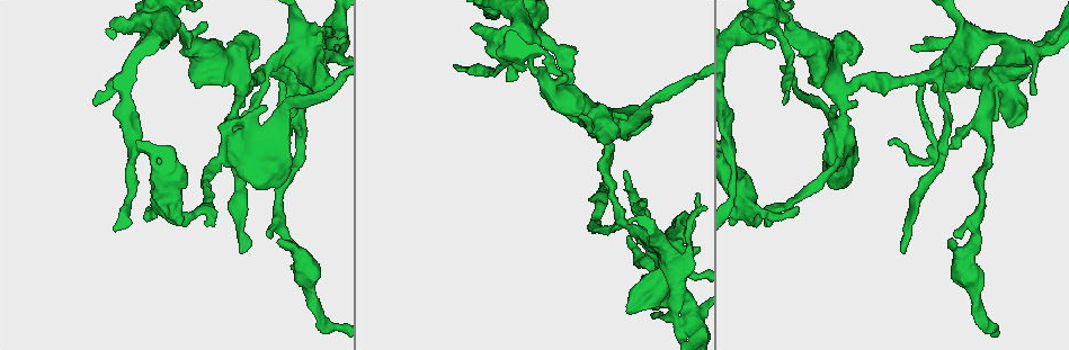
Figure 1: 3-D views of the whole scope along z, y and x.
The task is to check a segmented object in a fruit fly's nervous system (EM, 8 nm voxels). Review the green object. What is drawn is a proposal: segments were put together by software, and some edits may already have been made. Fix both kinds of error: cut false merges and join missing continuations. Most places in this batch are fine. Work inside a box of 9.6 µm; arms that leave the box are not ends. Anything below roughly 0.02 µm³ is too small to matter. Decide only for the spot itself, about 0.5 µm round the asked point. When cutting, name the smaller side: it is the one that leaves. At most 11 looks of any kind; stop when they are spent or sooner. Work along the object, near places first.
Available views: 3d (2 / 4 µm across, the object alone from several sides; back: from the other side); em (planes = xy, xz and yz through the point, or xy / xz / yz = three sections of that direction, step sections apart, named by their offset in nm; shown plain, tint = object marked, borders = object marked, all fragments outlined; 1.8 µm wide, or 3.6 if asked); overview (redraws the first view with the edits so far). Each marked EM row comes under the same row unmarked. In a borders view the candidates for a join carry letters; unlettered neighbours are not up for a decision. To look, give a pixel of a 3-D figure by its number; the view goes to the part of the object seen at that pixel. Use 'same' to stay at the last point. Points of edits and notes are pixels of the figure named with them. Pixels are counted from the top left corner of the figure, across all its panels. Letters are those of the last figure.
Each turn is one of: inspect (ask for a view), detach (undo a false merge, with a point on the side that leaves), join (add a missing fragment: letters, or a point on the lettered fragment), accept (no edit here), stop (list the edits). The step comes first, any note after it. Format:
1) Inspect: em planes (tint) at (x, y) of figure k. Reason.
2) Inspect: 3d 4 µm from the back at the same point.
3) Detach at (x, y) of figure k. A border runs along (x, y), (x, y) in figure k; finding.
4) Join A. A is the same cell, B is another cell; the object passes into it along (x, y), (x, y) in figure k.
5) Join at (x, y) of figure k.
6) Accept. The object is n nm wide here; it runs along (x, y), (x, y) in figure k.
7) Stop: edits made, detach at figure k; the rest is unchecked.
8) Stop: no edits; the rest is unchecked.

Inspect: em yz step 16 (borders) at (924, 84) of figure 1. An open end.

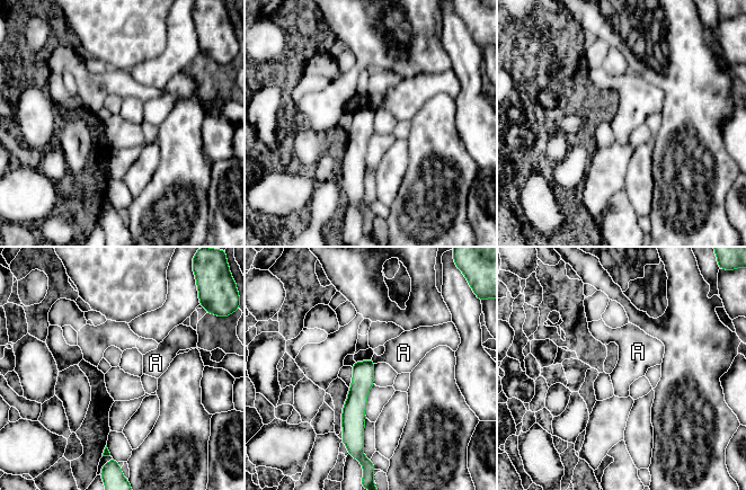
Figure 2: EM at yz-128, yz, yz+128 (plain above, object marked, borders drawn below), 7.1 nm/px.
Accept. A is another cell; no lettered fragment goes on from it.

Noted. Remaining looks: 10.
Inspect: 3d 4 µm at (616, 119) of figure 1. Sharp bend.

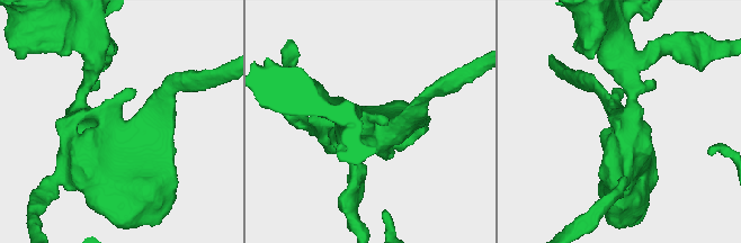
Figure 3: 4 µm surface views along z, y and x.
Inspect: em 3.6 µm xz step 4 (tint) at (367, 130) of figure 3. Need the tissue.

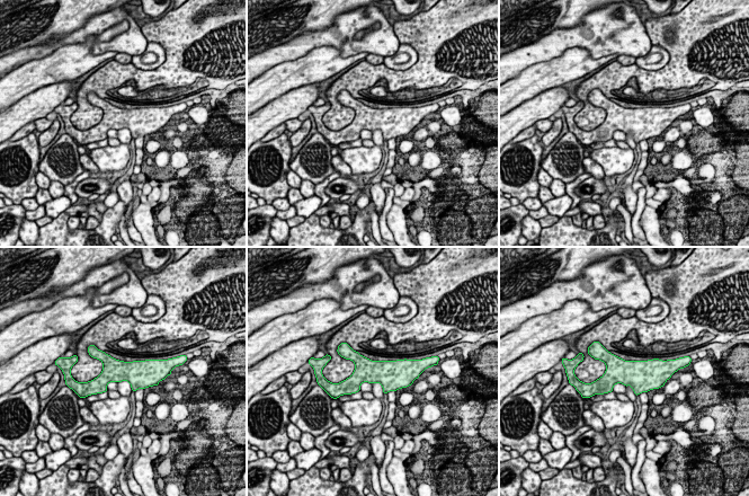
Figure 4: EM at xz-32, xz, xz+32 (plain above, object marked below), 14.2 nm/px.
Inspect: em 3.6 µm planes (borders) at the same point.

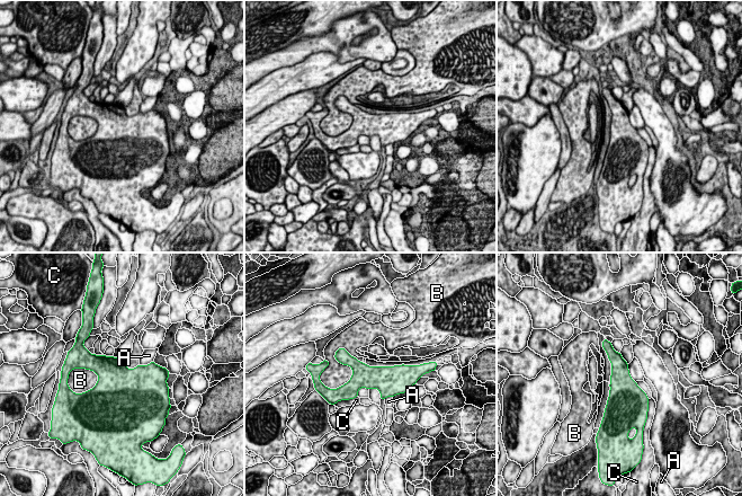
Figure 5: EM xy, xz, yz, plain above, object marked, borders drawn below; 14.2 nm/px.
Accept. The object is 340 nm wide here; A, B and C are other cells; a border runs along (337, 360), (351, 377), (333, 389) in figure 5; one cell here.

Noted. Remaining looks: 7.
Inspect: em 3.6 µm xz step 4 (tint) at (794, 31) of figure 1. Thick turns thin.

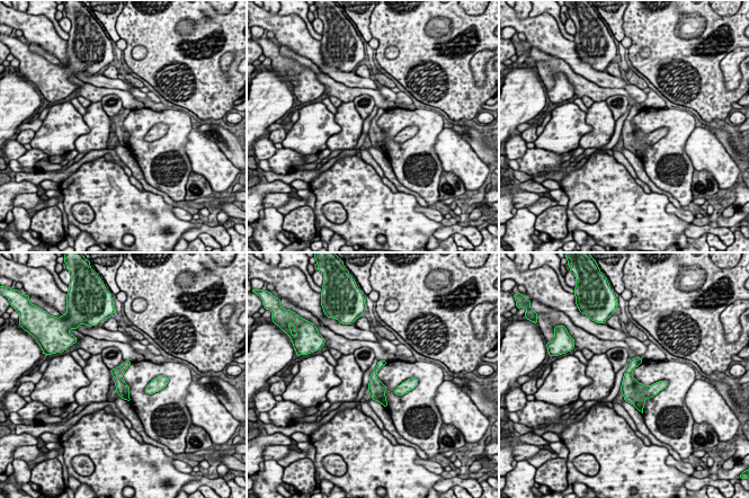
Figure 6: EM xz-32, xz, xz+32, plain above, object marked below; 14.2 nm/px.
Inspect: em 3.6 µm planes (tint) at the same point.

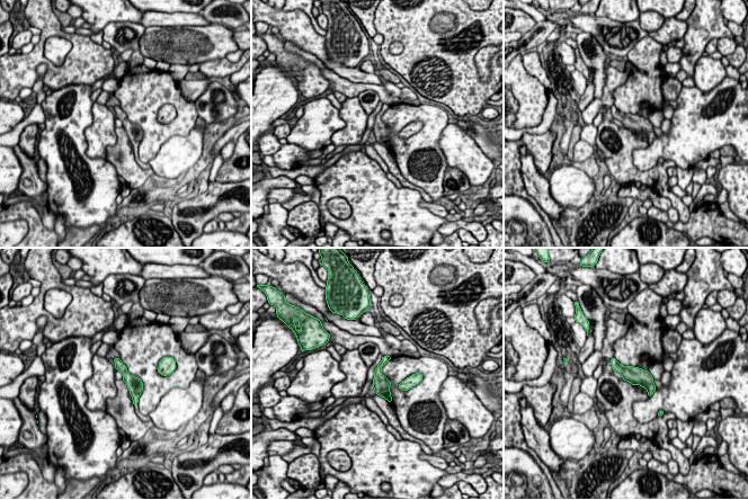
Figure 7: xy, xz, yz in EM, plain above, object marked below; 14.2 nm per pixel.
Inspect: em 3.6 µm planes (borders) at the same point. See the neighbours.

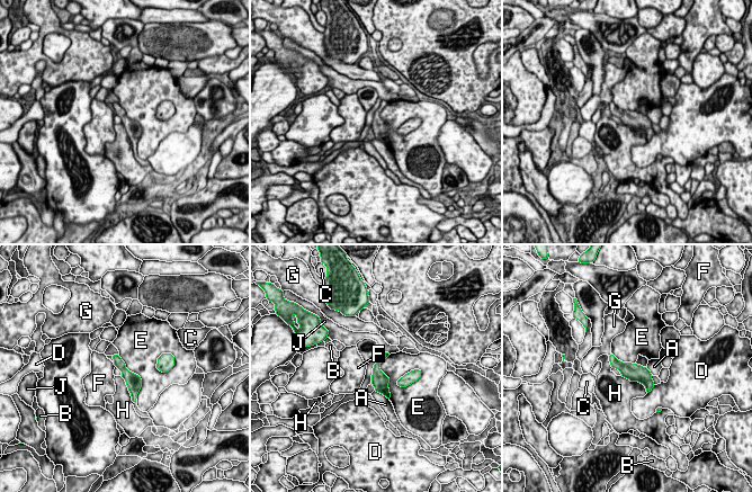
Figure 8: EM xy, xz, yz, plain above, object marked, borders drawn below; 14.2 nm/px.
Accept. A, B, C, D, E, F, G, H and J are other cells; continuous, no second cell.

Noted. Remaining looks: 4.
Inspect: em 3.6 µm xy step 8 (tint) at (327, 57) of figure 1. Sharp bend.

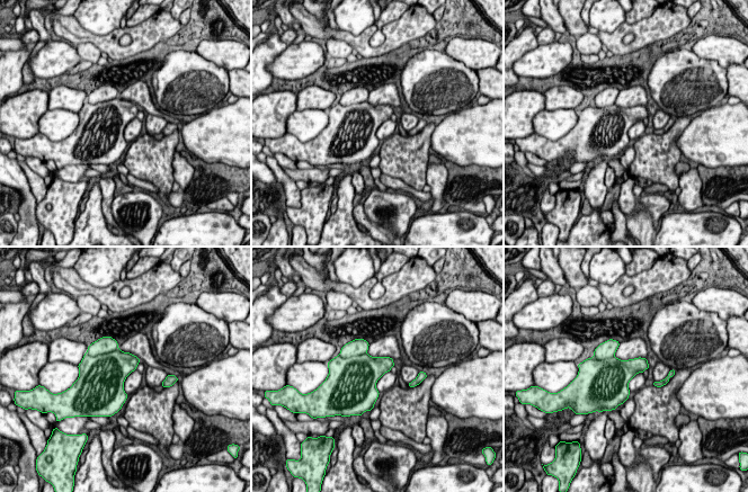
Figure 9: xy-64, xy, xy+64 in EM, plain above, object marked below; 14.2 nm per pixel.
Inspect: em 3.6 µm planes (borders) at the same point.

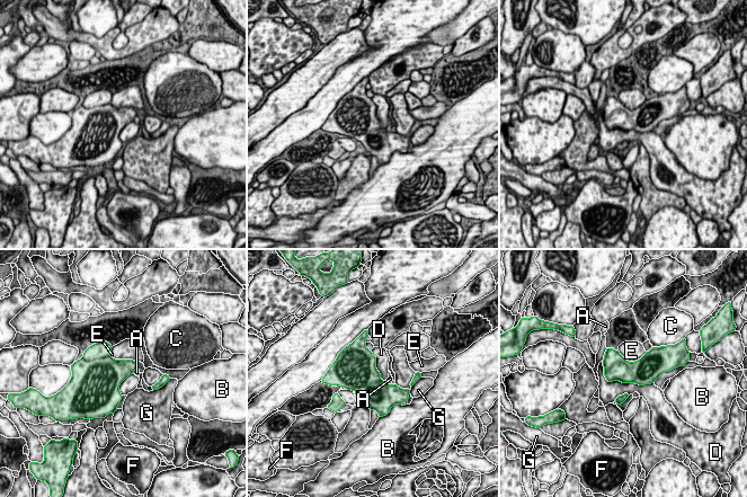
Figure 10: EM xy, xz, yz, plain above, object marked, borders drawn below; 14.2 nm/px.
Detach at (100, 375) of figure 10. A, B, C, D, E, F and G are other cells; a border runs along (108, 355), (101, 358), (85, 360) in figure 10; two cells meet here.

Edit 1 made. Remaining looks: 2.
Stop: edits made, detach at figure 10; the rest is unchecked.

